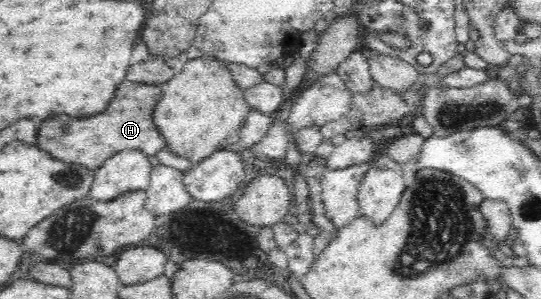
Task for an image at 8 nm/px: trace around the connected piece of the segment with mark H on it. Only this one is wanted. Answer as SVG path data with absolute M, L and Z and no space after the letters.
M123 82L100 114L83 119L57 116L53 120L45 120L37 130L35 146L49 153L58 162L73 164L91 174L101 168L109 157L124 151L141 151L148 157L156 155L166 149L165 139L161 137L153 121L153 110L160 100L160 94L159 86Z

